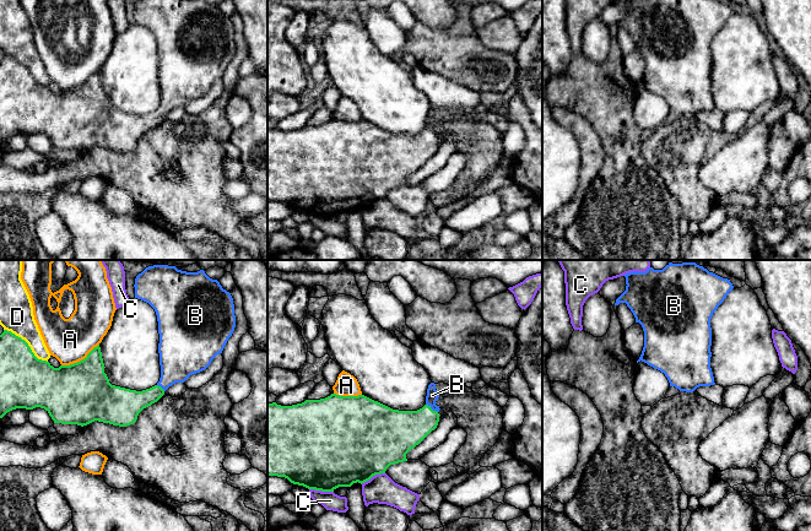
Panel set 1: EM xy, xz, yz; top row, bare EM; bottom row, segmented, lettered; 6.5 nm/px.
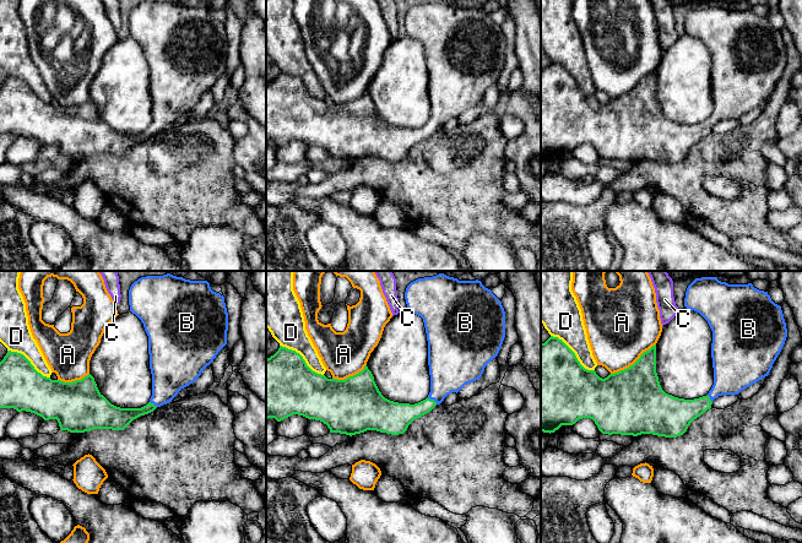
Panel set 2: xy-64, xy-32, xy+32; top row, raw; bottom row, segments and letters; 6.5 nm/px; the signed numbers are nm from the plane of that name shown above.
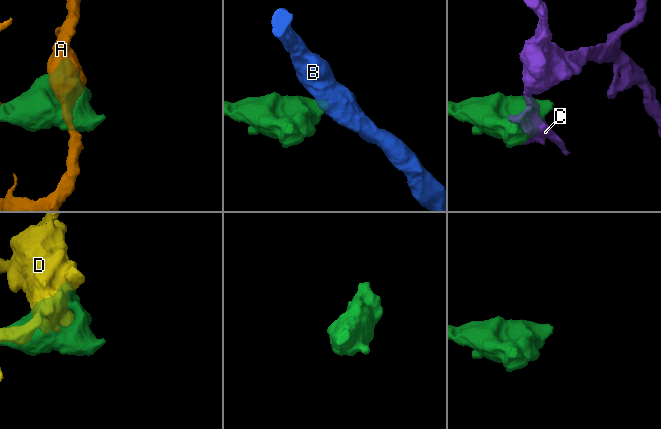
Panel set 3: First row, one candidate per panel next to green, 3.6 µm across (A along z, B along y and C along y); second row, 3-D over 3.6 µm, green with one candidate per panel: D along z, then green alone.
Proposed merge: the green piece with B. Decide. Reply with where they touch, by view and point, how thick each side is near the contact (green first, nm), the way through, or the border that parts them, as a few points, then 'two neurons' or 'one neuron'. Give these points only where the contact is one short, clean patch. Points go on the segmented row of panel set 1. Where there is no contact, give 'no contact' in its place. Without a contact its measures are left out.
meets green in xz at (431, 408); 280 nm thick on the green side, 80 nm on the other; runs through xz (400, 431), (412, 427), (431, 408), (432, 395); one neuron

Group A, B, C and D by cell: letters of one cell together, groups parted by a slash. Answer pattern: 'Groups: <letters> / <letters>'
Groups: A / B / C / D

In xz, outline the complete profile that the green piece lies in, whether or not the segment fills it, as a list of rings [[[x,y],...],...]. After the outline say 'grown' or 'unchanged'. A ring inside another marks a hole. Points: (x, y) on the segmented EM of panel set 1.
[[[431,383],[427,389],[426,405],[417,411],[399,411],[393,410],[378,401],[374,401],[364,395],[358,396],[340,396],[331,394],[320,400],[306,400],[302,403],[292,406],[281,406],[276,402],[267,403],[267,476],[285,477],[291,483],[303,486],[308,489],[321,492],[334,492],[339,487],[351,487],[353,483],[364,483],[373,476],[385,473],[390,465],[407,461],[406,454],[418,445],[432,430],[434,430],[439,422],[439,406],[436,405],[439,394],[436,390],[436,384]]] | grown

